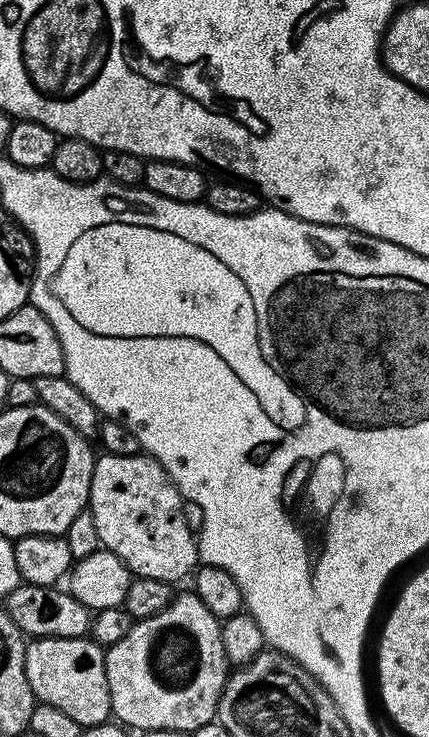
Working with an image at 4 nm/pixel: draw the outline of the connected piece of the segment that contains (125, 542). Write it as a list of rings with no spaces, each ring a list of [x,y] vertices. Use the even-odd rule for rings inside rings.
[[[147,454],[135,456],[101,455],[92,471],[92,485],[88,502],[94,514],[94,526],[98,526],[98,538],[107,551],[118,554],[133,577],[154,578],[177,582],[183,576],[191,577],[198,567],[197,537],[192,531],[186,501],[172,485],[172,479],[157,460]]]

